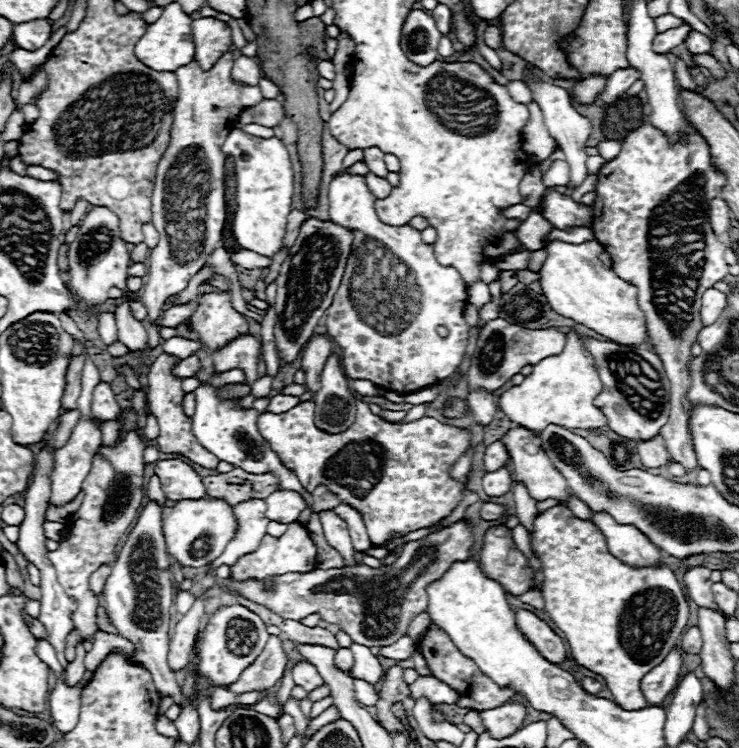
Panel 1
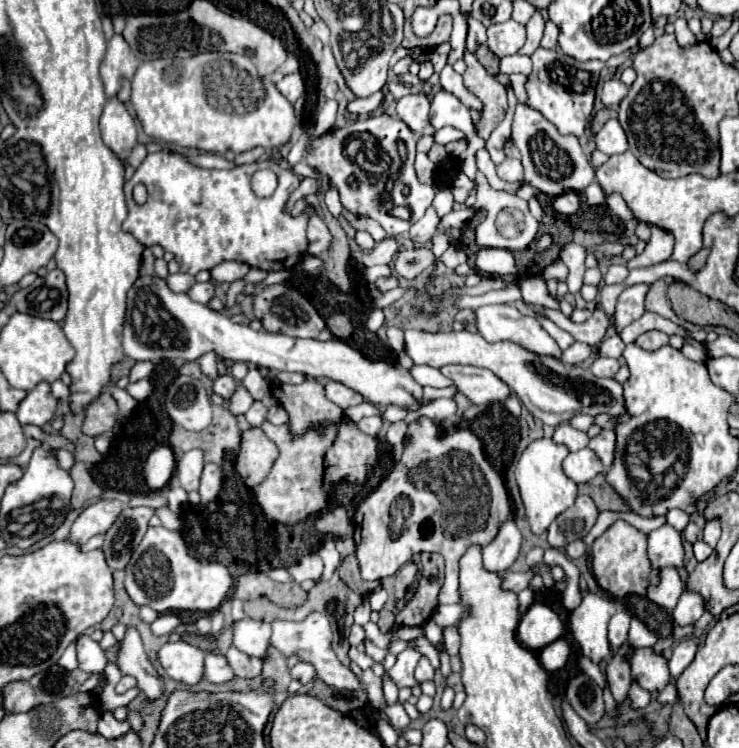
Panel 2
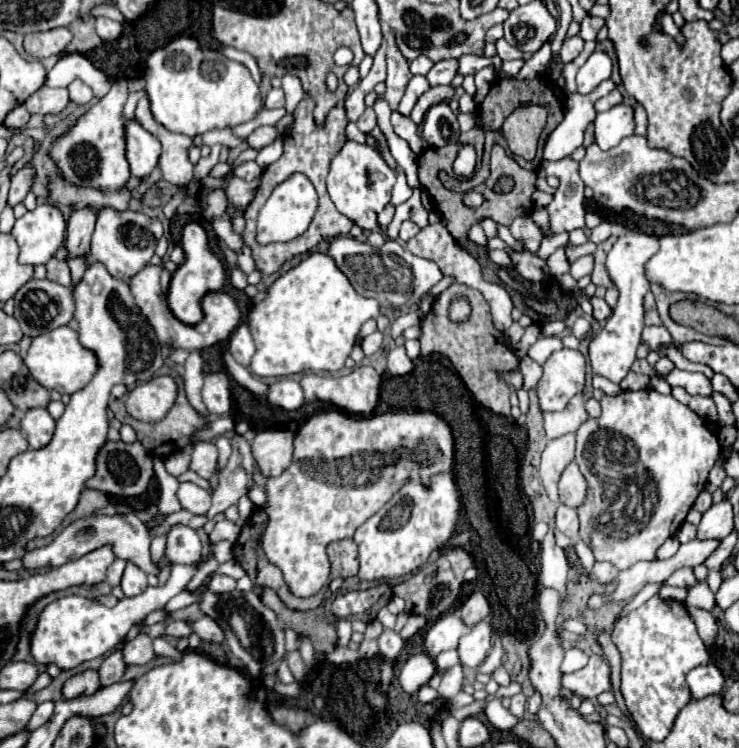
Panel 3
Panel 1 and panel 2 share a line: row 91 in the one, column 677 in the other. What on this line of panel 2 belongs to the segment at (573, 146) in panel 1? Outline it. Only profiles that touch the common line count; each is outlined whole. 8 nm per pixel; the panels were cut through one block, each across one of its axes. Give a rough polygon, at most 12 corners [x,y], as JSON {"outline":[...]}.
{"outline":[[670,524],[648,534],[652,566],[680,568],[680,532]]}

